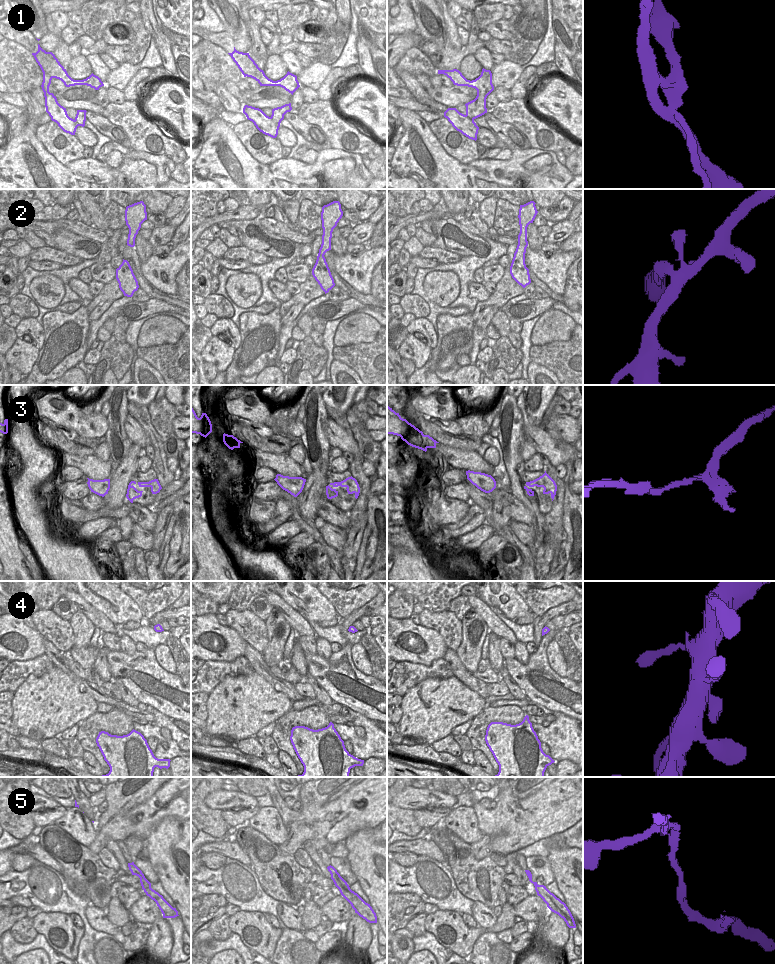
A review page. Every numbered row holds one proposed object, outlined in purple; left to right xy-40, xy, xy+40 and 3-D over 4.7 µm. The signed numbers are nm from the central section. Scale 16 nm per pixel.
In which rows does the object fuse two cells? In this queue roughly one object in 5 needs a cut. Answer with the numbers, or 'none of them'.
1.

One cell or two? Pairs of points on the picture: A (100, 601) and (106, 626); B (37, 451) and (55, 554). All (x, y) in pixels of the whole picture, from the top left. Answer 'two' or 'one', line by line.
A: two
B: one

